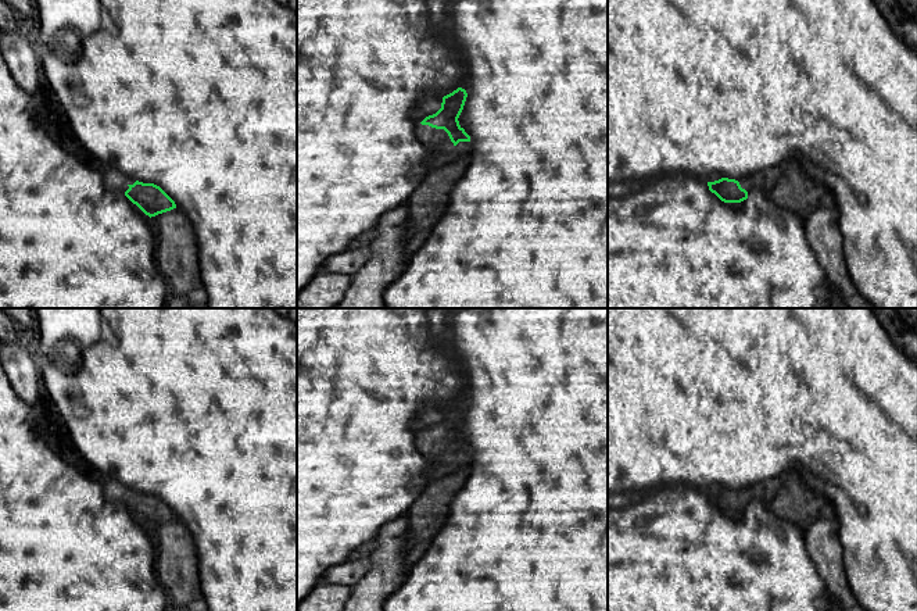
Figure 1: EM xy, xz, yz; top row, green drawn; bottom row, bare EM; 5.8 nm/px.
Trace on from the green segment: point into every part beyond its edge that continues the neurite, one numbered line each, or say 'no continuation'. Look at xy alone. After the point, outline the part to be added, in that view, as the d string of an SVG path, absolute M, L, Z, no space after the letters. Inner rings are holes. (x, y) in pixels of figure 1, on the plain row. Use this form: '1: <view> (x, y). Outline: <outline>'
1: xy (117, 492). Outline: M103 479L101 483L107 497L115 503L125 504L136 493L114 479Z

